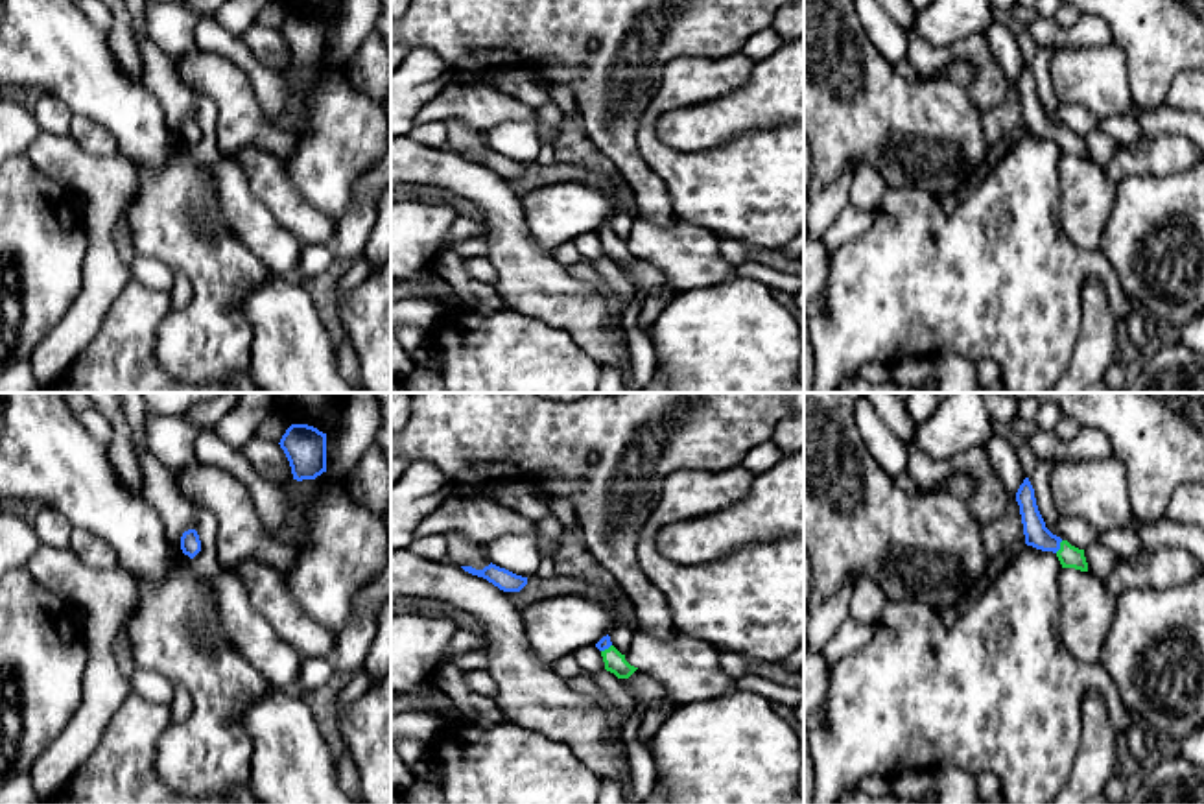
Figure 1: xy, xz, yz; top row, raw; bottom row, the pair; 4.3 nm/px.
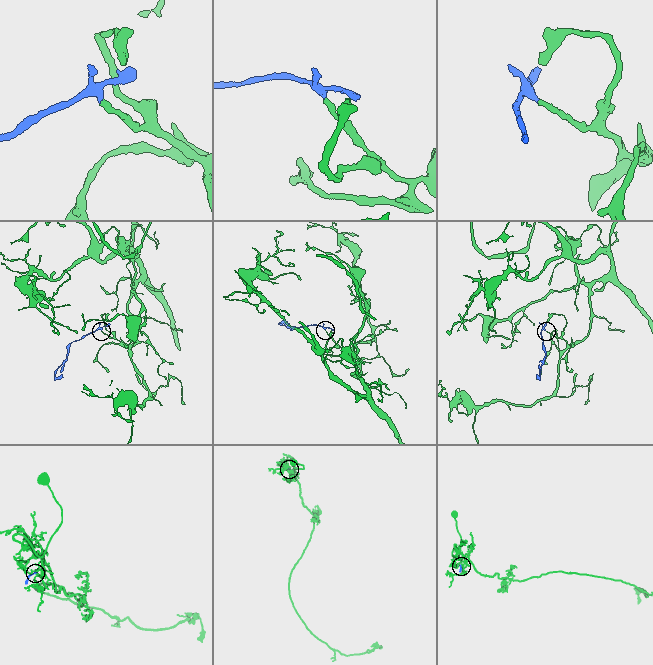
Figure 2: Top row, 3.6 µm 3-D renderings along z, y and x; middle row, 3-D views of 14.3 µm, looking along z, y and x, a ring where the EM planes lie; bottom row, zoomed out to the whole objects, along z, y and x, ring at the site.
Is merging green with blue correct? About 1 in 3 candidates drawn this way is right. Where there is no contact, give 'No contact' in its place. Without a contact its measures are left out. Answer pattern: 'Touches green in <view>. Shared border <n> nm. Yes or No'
Touches green in yz. Shared border 70 nm. Yes

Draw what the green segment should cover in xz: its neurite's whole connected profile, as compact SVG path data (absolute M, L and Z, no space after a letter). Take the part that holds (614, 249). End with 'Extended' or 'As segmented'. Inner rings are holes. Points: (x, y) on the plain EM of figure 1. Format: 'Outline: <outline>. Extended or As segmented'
Outline: M603 223L596 234L601 238L605 256L614 260L618 266L629 266L638 254L631 253L610 229L610 223Z. Extended

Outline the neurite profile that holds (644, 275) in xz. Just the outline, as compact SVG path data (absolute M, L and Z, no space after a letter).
M636 256L629 266L620 266L623 275L636 286L640 291L649 291L658 286L666 286L664 271L647 262L643 256Z

